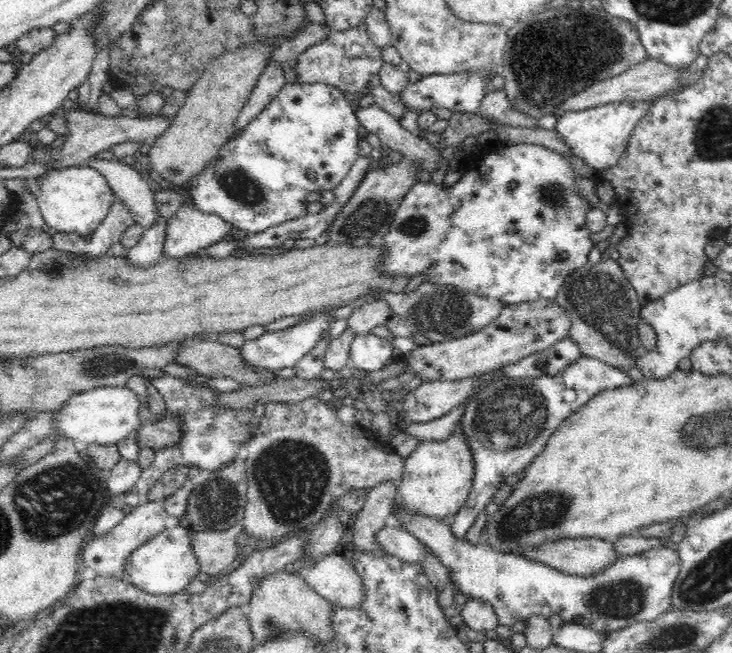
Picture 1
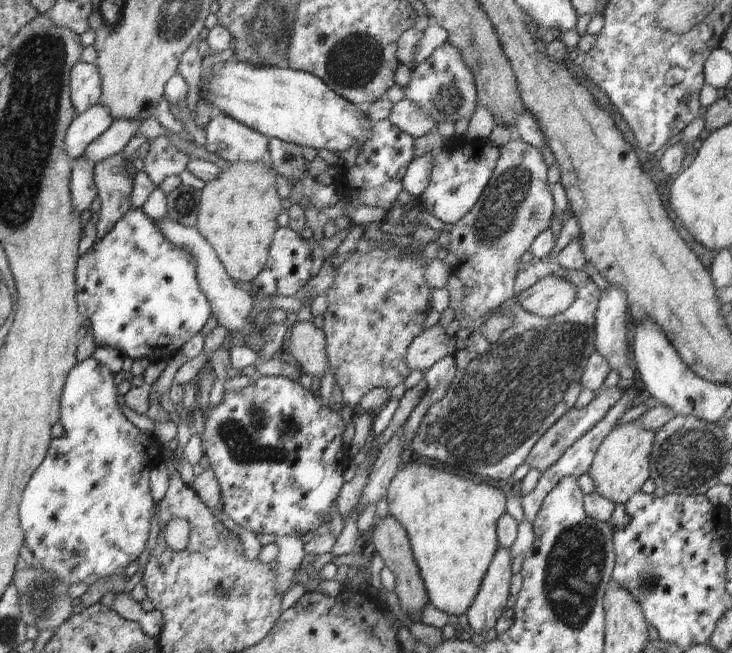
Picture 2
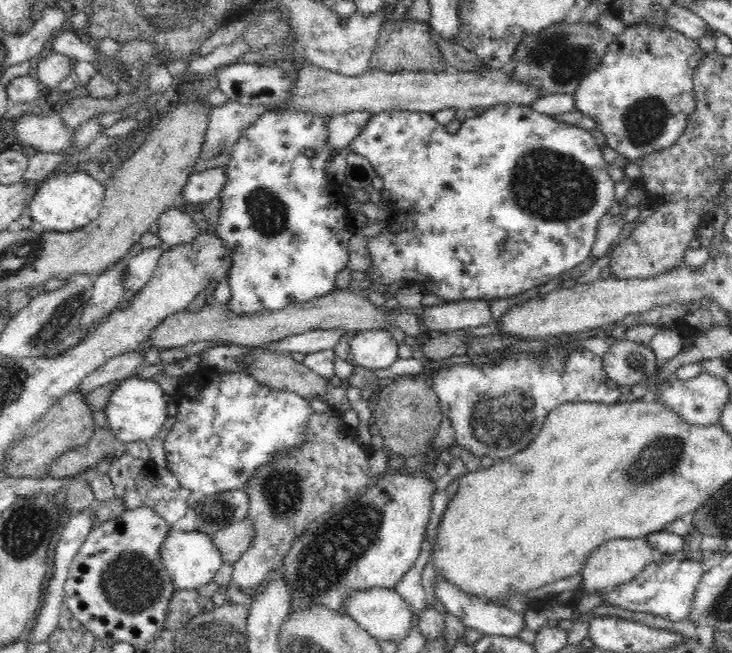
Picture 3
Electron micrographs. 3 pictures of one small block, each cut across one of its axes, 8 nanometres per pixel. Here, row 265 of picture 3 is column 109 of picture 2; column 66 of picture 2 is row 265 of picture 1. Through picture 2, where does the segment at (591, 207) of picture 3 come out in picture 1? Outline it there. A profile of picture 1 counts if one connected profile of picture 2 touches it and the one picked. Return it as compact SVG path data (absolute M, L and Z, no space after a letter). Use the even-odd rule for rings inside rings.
M499 139L492 142L487 147L480 146L480 149L467 156L465 160L465 173L462 178L452 186L446 187L444 184L435 184L429 176L422 178L413 187L408 189L408 192L400 201L388 232L382 237L378 244L385 250L383 259L377 264L379 272L389 274L389 277L407 276L414 278L418 274L425 276L425 282L433 282L434 284L447 284L449 287L455 287L460 290L467 290L476 296L487 296L488 298L498 299L505 305L518 304L523 302L534 302L538 299L555 300L563 287L564 280L568 274L576 272L588 264L588 254L595 247L595 243L590 239L590 229L586 227L586 213L592 208L586 195L580 191L578 181L576 181L577 172L568 161L568 157L560 155L536 144L504 144Z

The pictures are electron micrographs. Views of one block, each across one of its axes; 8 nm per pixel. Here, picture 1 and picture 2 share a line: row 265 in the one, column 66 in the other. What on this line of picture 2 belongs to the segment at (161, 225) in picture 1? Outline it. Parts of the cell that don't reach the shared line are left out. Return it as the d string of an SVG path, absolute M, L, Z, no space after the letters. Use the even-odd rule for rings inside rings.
M101 103L86 108L82 114L77 114L64 137L68 158L74 160L81 156L94 140L110 128L112 121L108 108Z

